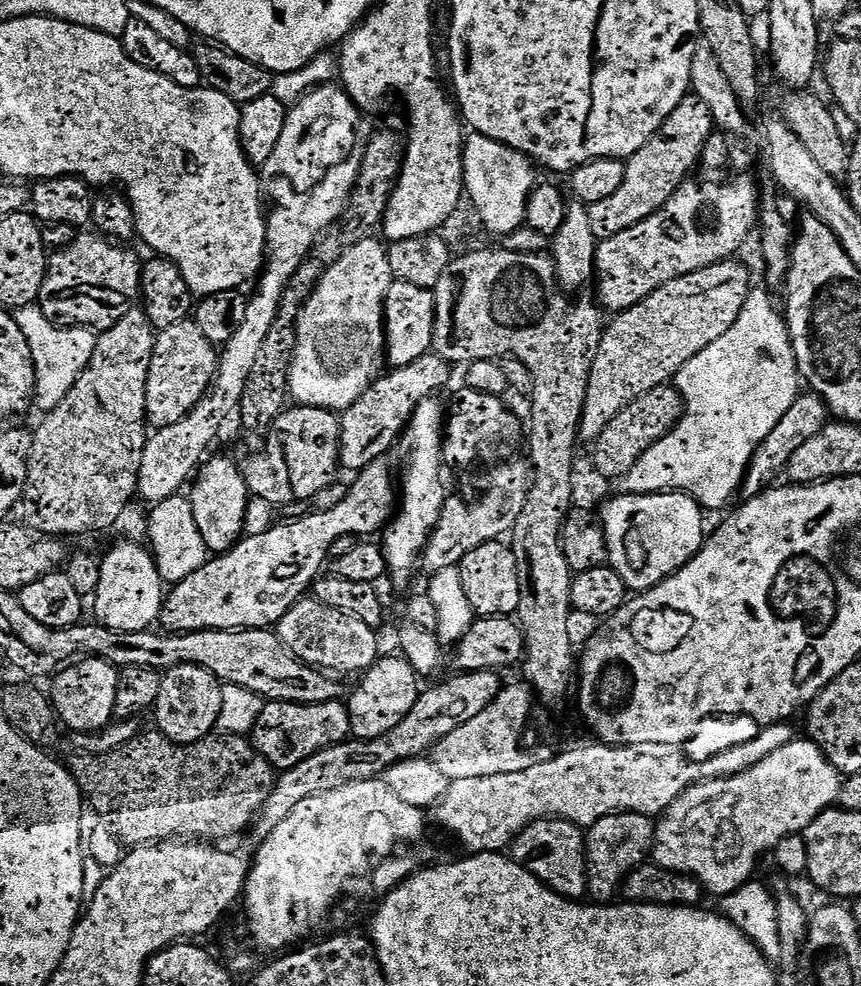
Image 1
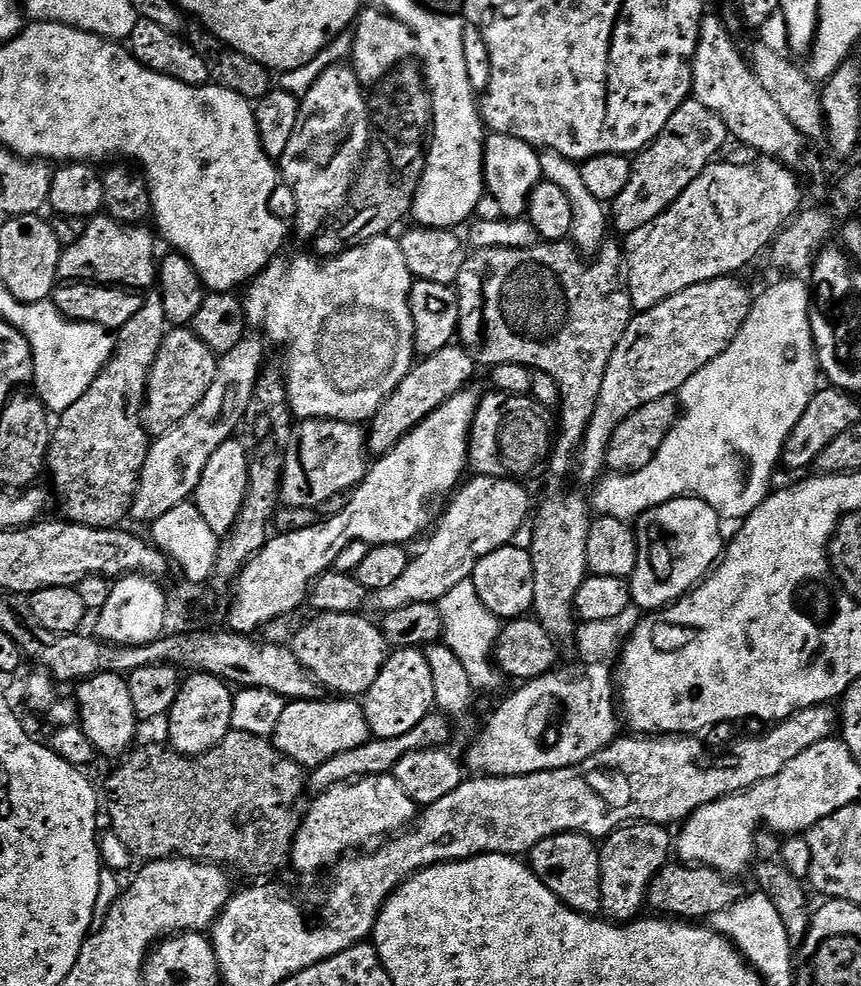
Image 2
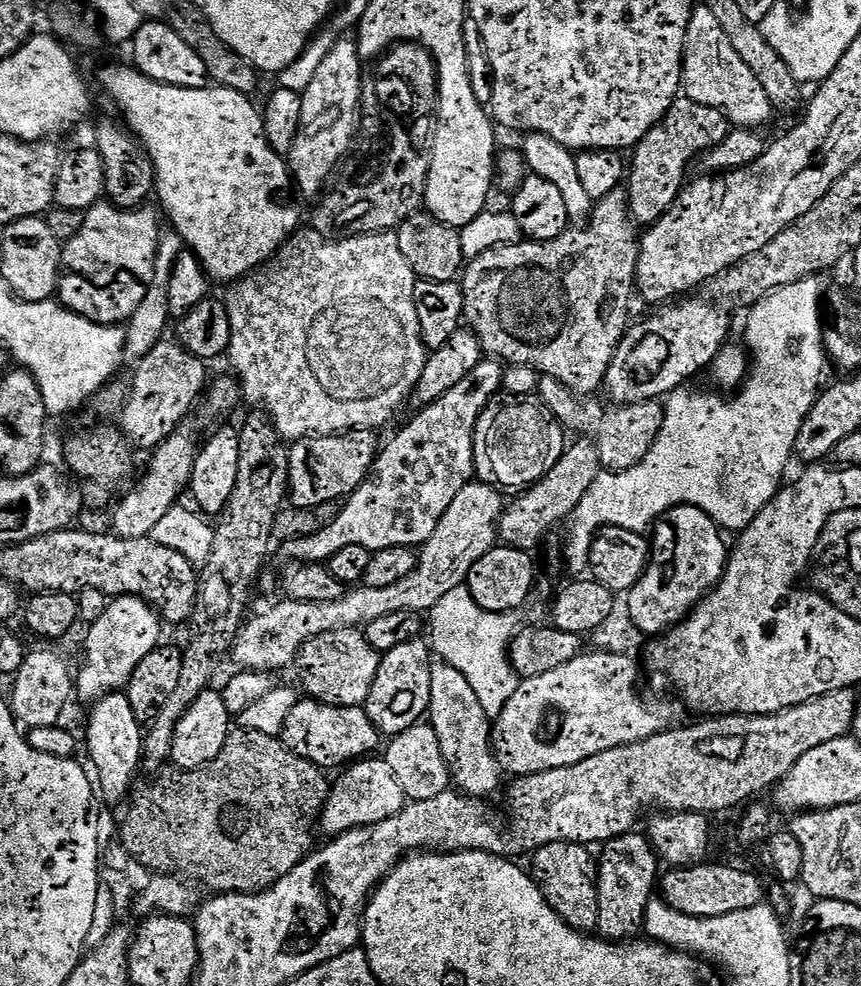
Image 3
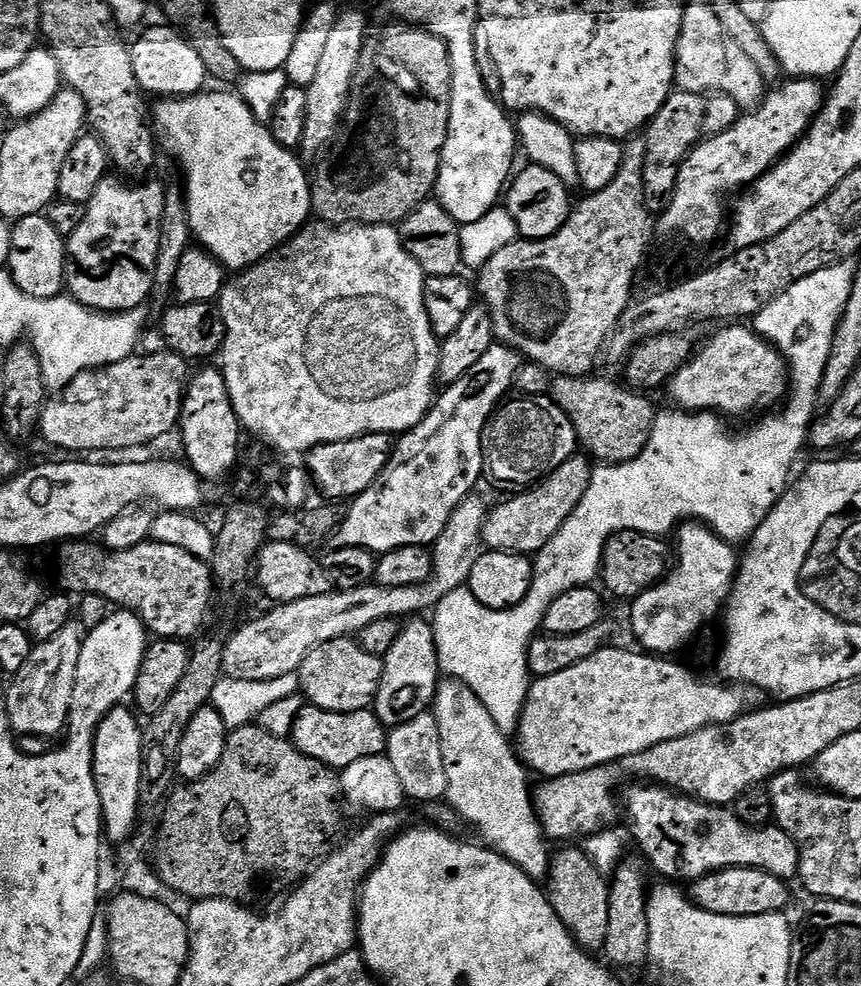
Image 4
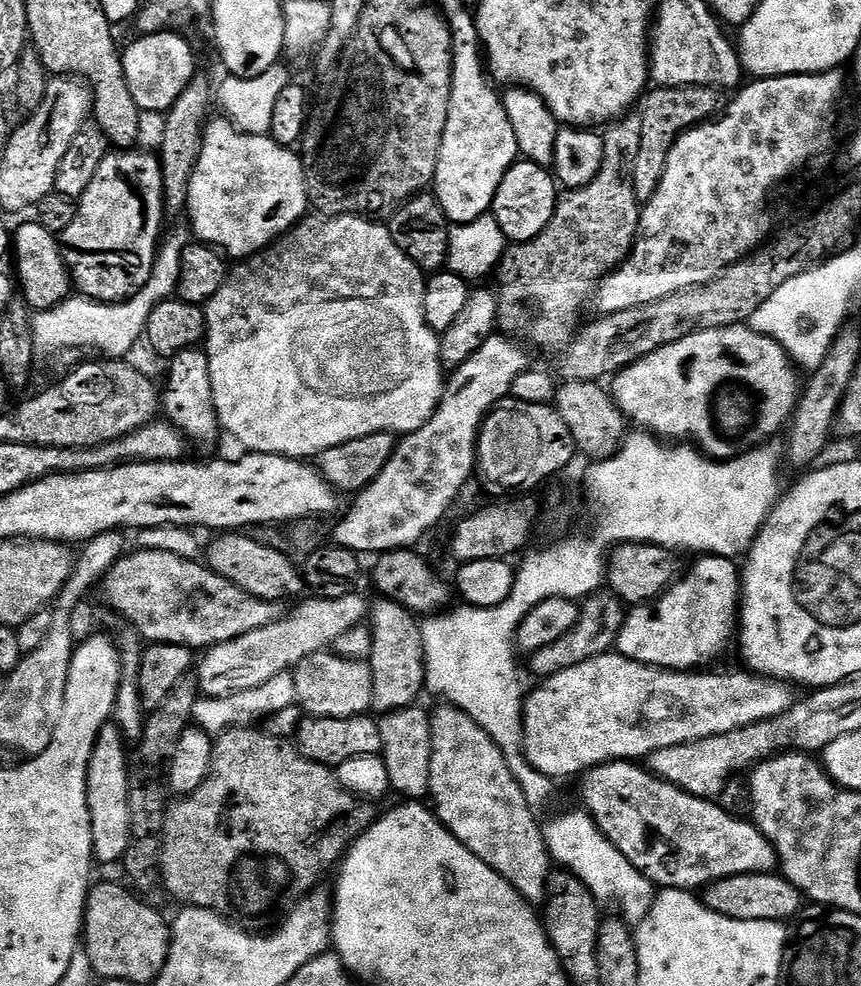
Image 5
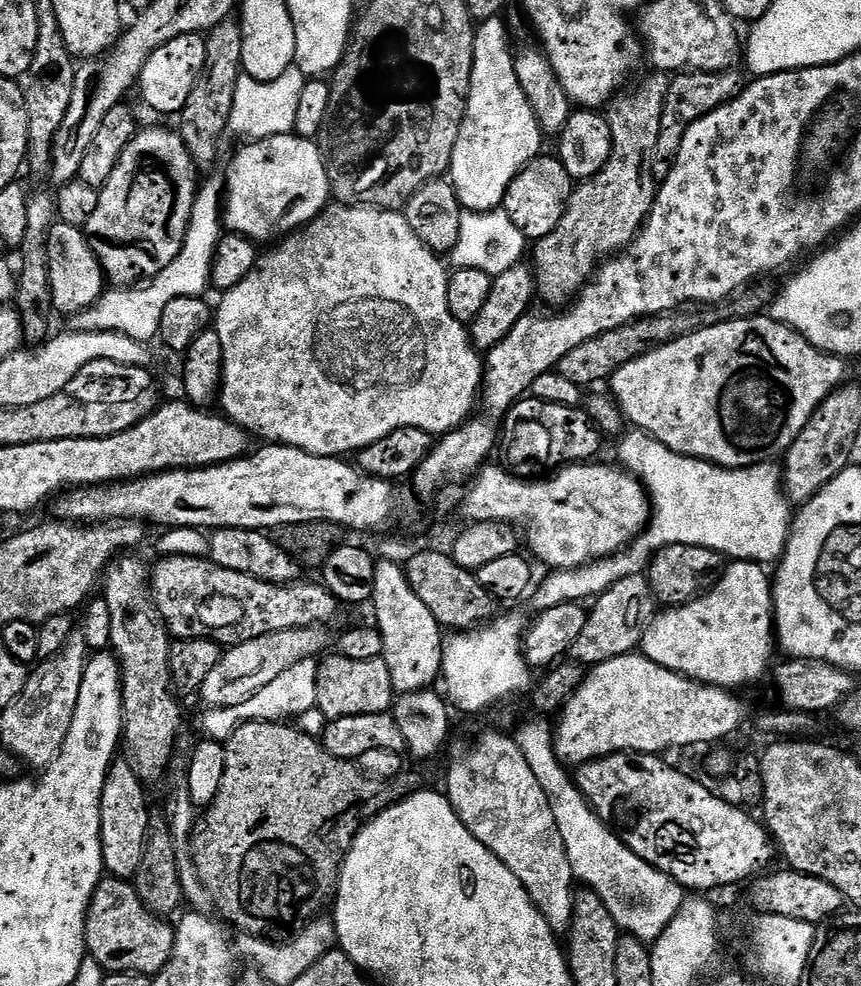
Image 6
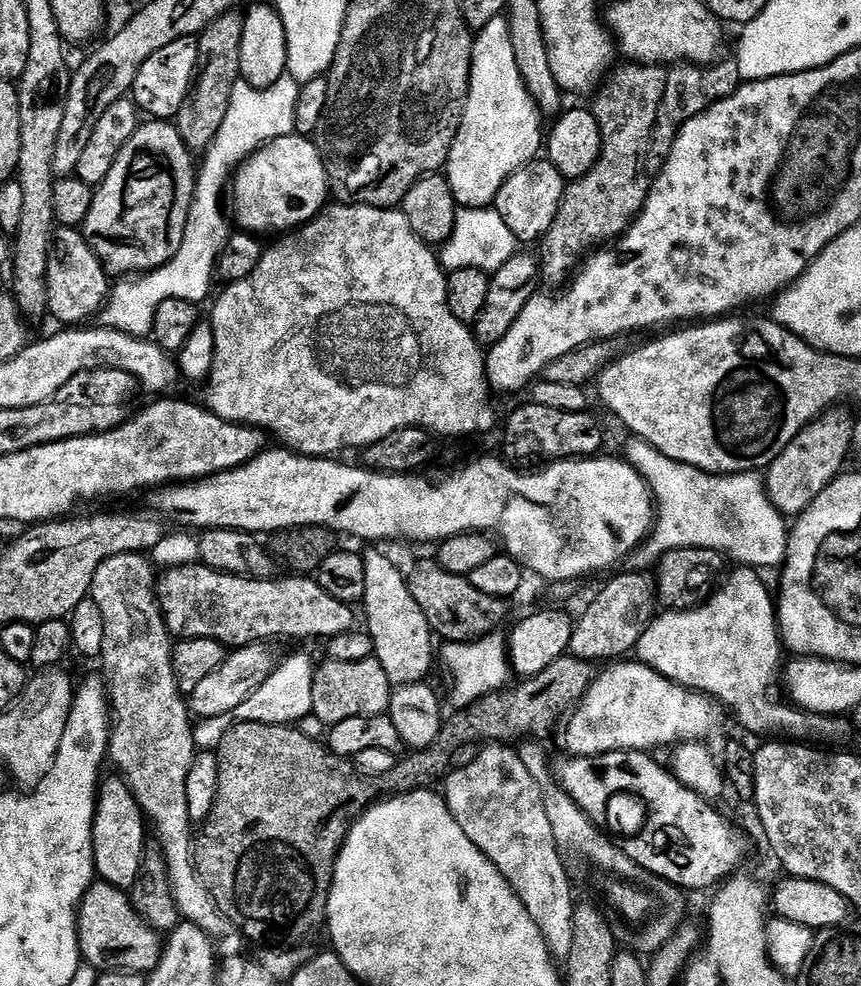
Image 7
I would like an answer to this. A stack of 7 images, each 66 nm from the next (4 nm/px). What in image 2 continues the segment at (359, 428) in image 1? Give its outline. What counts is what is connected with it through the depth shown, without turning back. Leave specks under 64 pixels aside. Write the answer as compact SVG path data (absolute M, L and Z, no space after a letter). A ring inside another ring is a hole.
M449 346L417 359L402 382L389 391L371 417L372 433L370 430L366 436L367 451L383 454L391 450L407 432L412 432L425 418L434 414L434 410L438 410L451 396L469 387L476 371L476 361L462 346Z

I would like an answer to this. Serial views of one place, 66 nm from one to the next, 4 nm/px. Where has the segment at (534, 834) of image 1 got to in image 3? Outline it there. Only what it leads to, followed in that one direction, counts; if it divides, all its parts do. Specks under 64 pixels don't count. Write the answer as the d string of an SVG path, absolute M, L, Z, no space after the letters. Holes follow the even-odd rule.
M550 842L550 846L542 846L531 853L532 868L530 875L540 886L540 891L548 897L550 906L555 910L570 927L576 928L585 934L591 933L598 922L598 890L596 889L596 870L598 860L591 856L589 849L583 844L574 842Z

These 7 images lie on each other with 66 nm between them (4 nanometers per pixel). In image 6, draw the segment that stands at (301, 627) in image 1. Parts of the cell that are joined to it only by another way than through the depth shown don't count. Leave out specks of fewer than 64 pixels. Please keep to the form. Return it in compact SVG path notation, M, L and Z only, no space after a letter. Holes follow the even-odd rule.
M339 654L327 656L325 655L318 664L315 705L324 718L337 720L362 714L384 714L393 707L394 689L388 667L382 658L355 660Z

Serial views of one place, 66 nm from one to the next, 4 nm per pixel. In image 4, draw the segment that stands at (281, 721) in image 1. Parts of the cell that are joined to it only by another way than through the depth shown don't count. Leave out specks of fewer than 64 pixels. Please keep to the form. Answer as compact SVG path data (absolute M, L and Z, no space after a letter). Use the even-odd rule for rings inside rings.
M306 706L298 714L298 718L294 722L290 739L299 752L314 758L317 764L326 764L333 770L346 769L350 766L350 762L358 762L358 758L385 755L388 746L388 732L385 725L381 724L375 711L372 710L362 712L327 712L321 708Z

